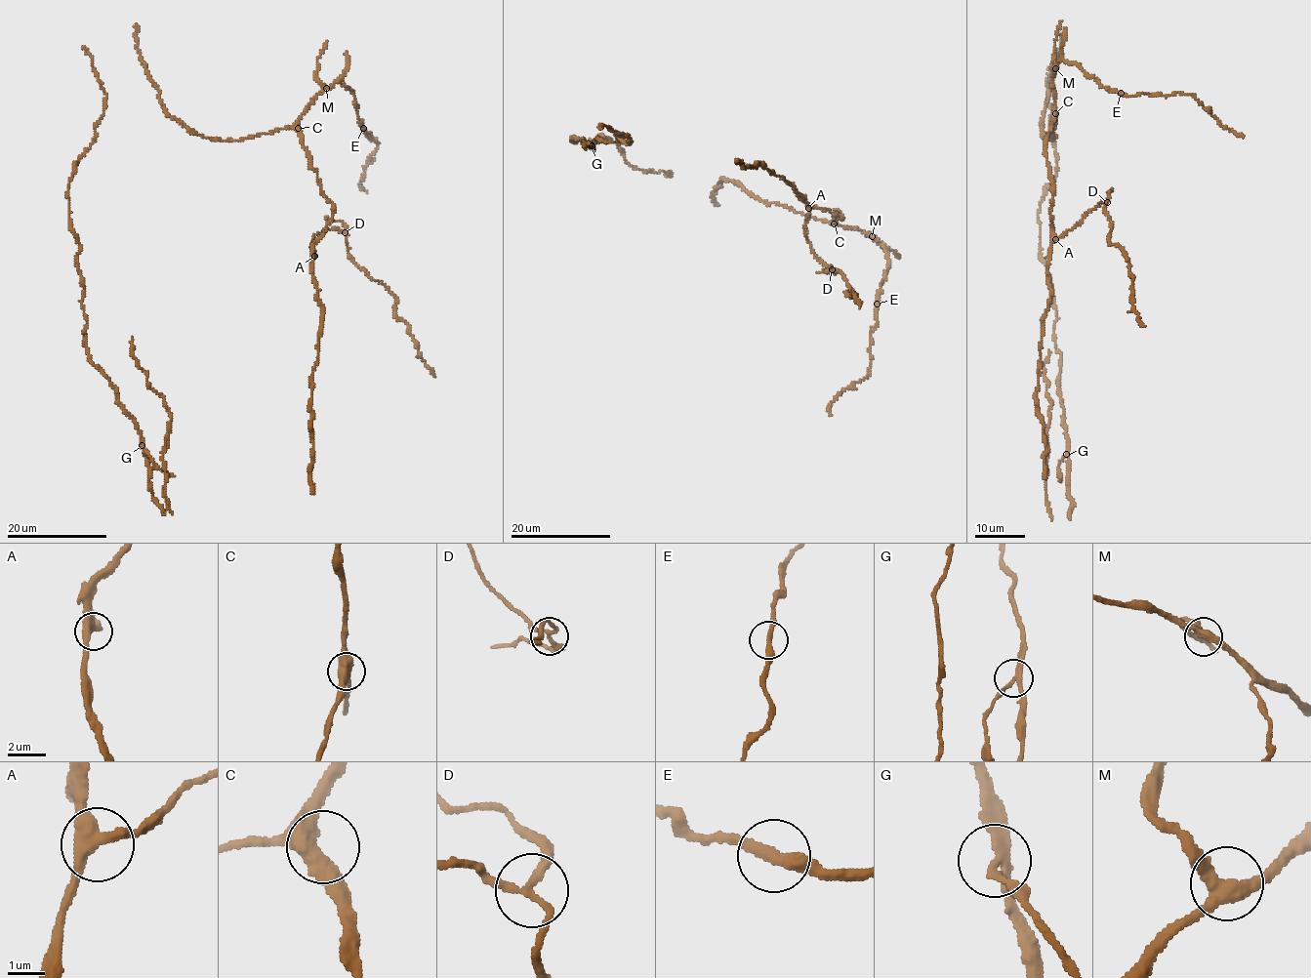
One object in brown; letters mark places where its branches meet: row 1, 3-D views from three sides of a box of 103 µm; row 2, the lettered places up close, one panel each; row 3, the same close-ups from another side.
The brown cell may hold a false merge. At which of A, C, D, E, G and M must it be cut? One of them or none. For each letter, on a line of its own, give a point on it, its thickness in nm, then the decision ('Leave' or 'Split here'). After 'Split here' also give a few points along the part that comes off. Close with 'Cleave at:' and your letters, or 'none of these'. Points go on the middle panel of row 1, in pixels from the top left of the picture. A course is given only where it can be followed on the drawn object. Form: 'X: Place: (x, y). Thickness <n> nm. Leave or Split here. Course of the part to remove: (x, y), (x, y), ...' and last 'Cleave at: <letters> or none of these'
A: Place: (808, 208). Thickness 360 nm. Leave
C: Place: (834, 224). Thickness 400 nm. Leave
D: Place: (832, 269). Thickness 180 nm. Leave
E: Place: (877, 304). Thickness 320 nm. Leave
G: Place: (592, 145). Thickness 240 nm. Split here. Course of the part to remove: (592, 145), (597, 138), (613, 142)
M: Place: (872, 236). Thickness 320 nm. Leave
Cleave at: G

